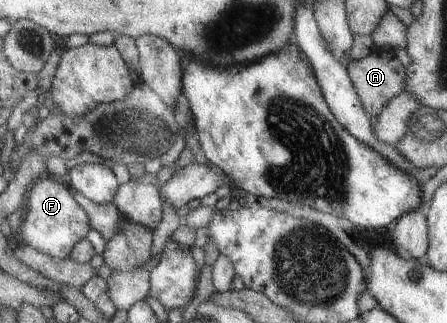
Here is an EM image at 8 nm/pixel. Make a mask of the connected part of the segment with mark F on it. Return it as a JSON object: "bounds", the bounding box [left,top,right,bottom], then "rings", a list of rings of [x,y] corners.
{"bounds":[16,175,90,259],"rings":[[[45,175],[33,185],[29,196],[29,210],[16,238],[20,244],[32,248],[53,258],[65,259],[72,256],[77,246],[90,232],[89,212],[76,200],[62,179]]]}

